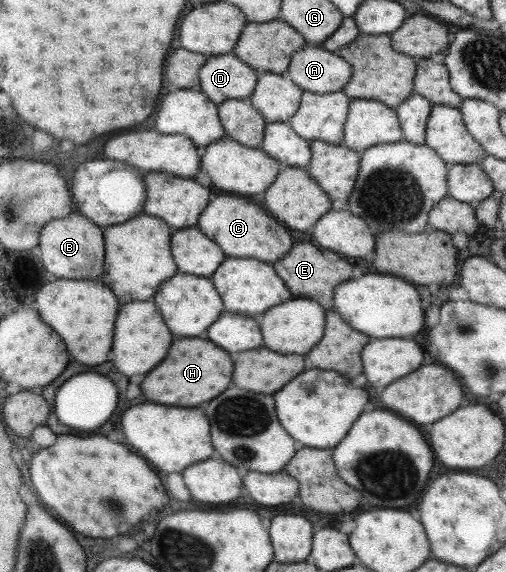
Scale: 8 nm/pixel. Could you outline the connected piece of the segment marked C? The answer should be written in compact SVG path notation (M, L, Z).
M221 192L220 195L211 197L200 213L196 227L208 239L216 241L216 245L220 245L220 249L228 257L254 258L273 264L284 257L292 247L292 237L284 224L274 219L262 207L246 203L246 199L240 199L236 194Z

